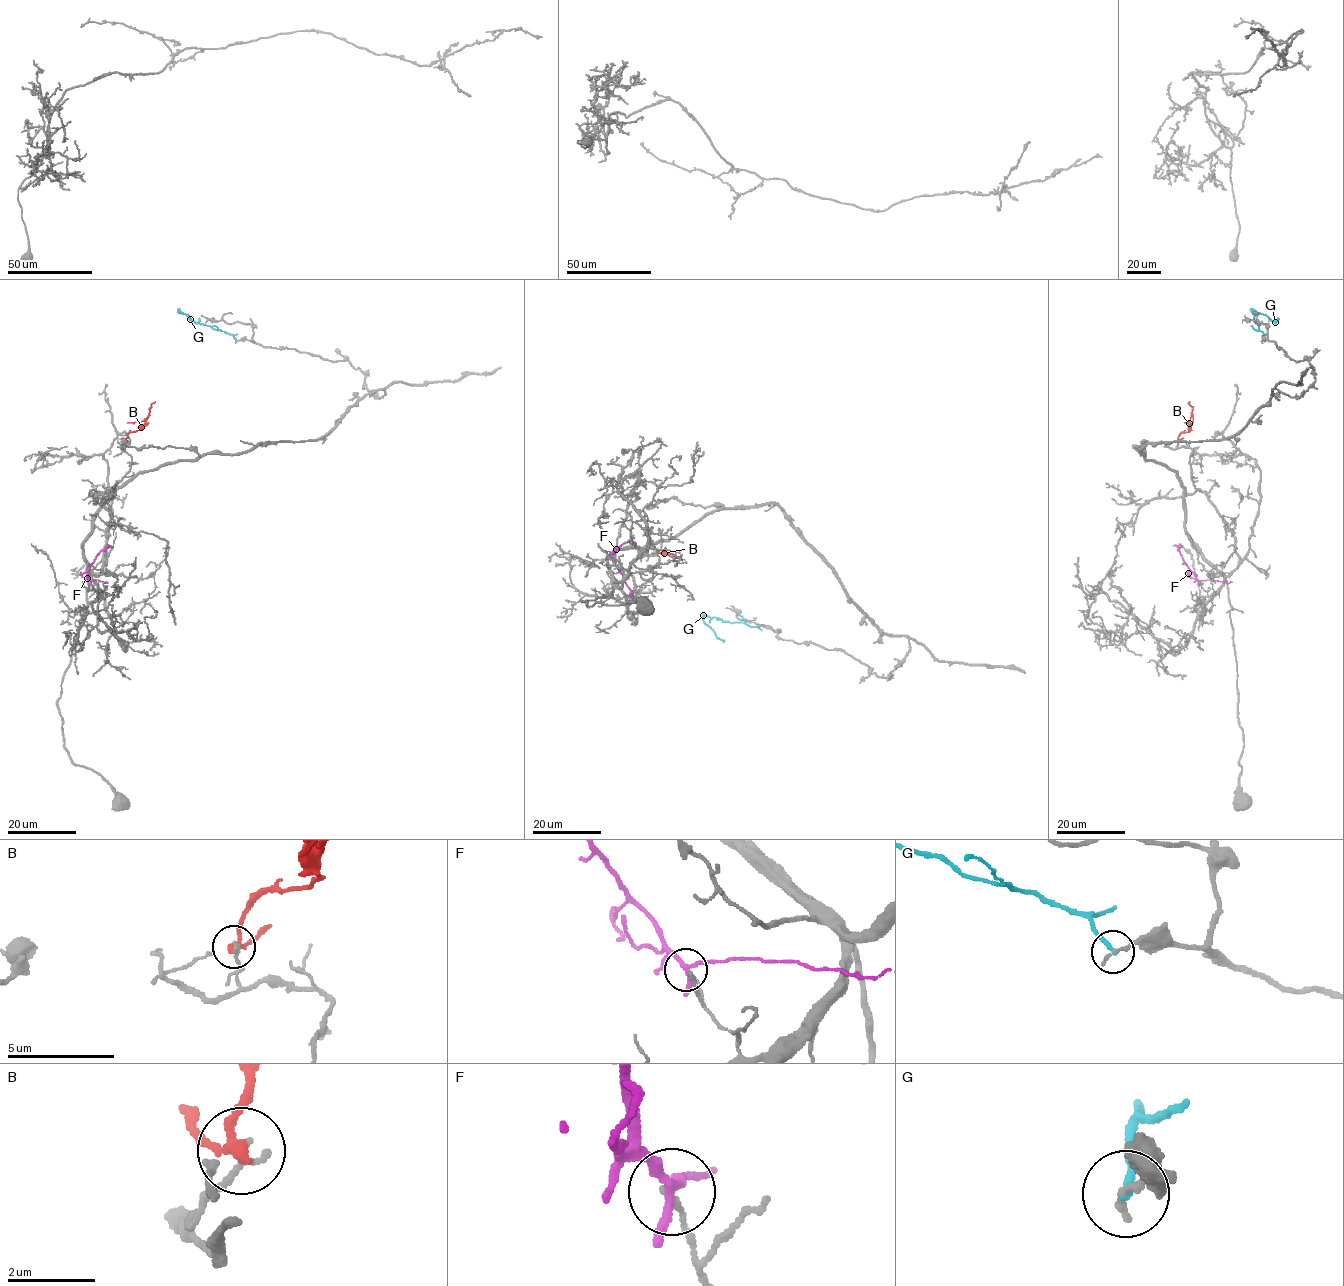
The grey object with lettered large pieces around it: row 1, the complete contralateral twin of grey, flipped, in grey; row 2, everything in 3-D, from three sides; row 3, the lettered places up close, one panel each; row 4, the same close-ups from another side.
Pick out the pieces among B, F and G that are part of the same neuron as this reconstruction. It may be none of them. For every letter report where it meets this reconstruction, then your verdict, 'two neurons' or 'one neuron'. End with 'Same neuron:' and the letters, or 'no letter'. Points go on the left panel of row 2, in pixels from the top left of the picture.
B: (127, 441) | two neurons
F: (90, 581) | two neurons
G: (237, 341) | two neurons
Same neuron: no letter

